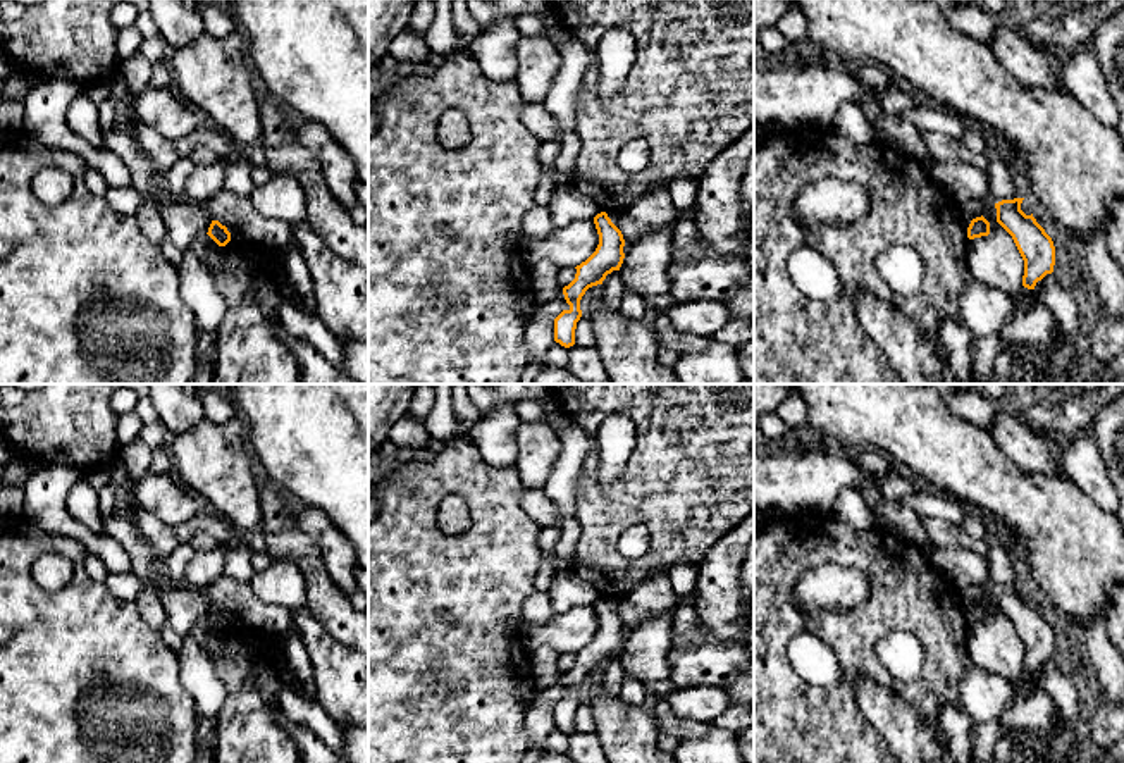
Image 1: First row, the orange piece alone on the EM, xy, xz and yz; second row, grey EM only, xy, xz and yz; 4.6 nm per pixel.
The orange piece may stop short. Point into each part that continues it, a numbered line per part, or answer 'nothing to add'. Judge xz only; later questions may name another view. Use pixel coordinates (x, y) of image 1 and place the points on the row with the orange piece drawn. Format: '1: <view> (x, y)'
nothing to add

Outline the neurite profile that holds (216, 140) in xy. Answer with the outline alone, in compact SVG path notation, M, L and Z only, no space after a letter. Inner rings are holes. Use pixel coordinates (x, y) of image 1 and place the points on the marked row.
M198 127L174 143L181 158L189 158L196 146L208 148L217 153L220 160L243 152L243 148L222 127Z

